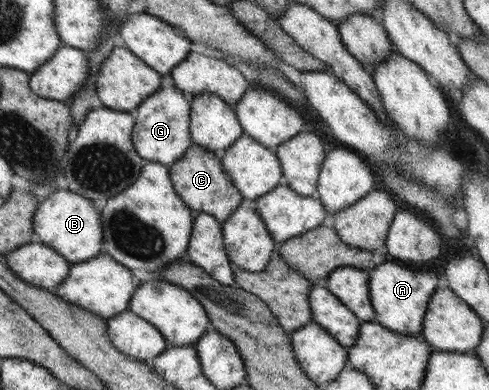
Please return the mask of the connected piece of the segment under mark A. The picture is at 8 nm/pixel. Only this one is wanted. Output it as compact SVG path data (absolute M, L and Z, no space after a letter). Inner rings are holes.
M386 258L379 260L370 275L370 297L381 326L403 336L421 335L425 329L425 319L431 296L443 285L443 278L435 269L413 268Z

